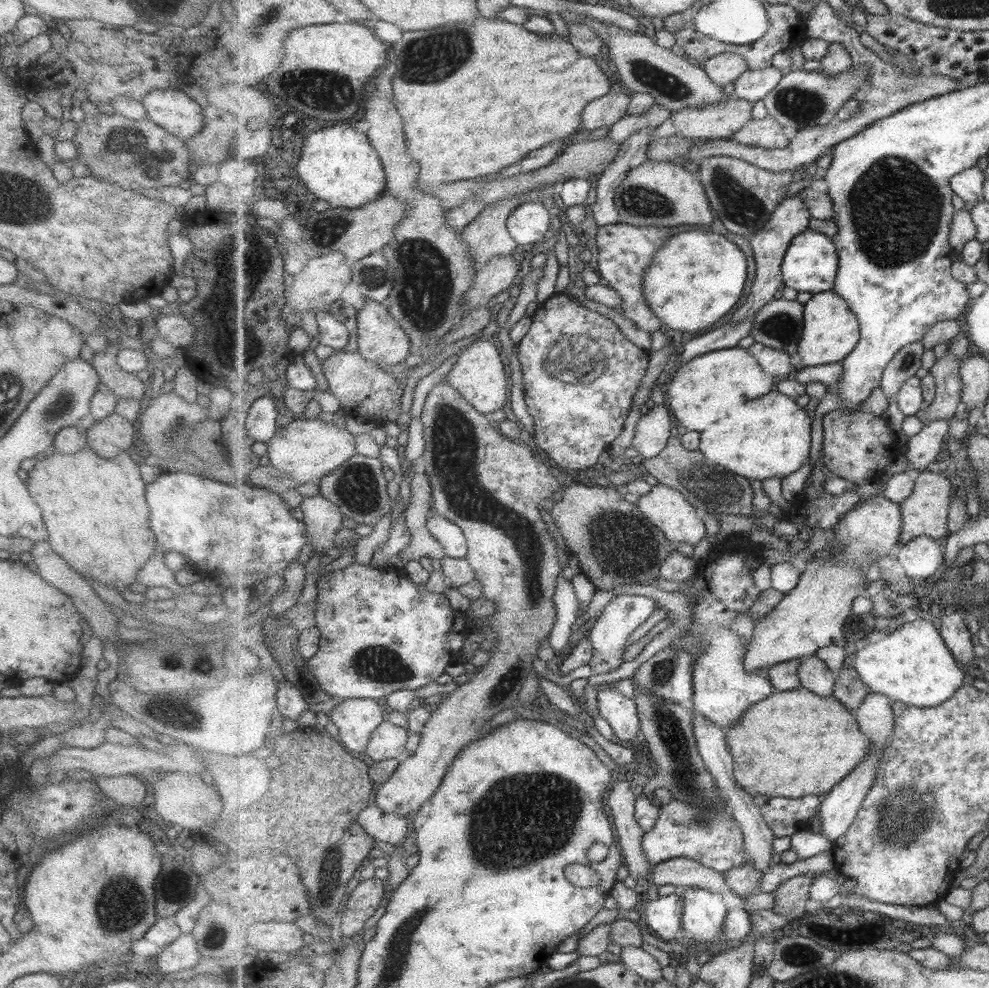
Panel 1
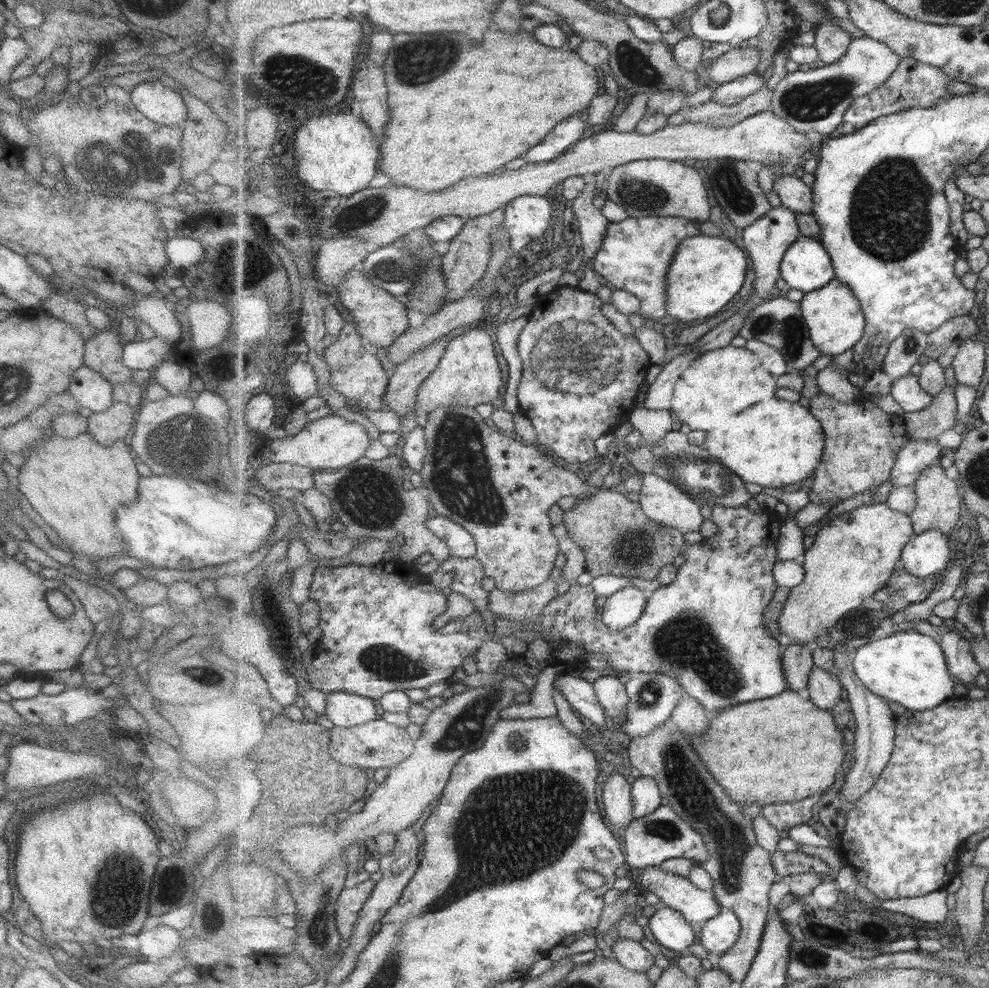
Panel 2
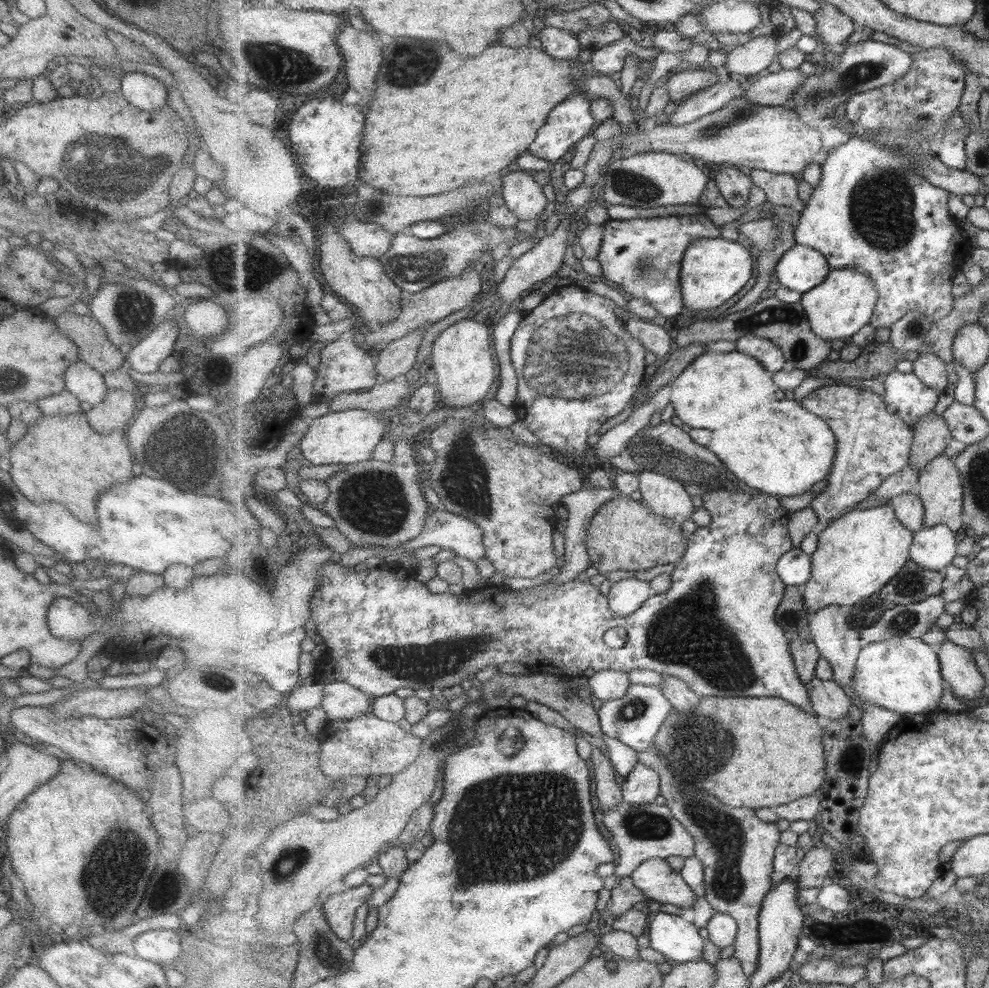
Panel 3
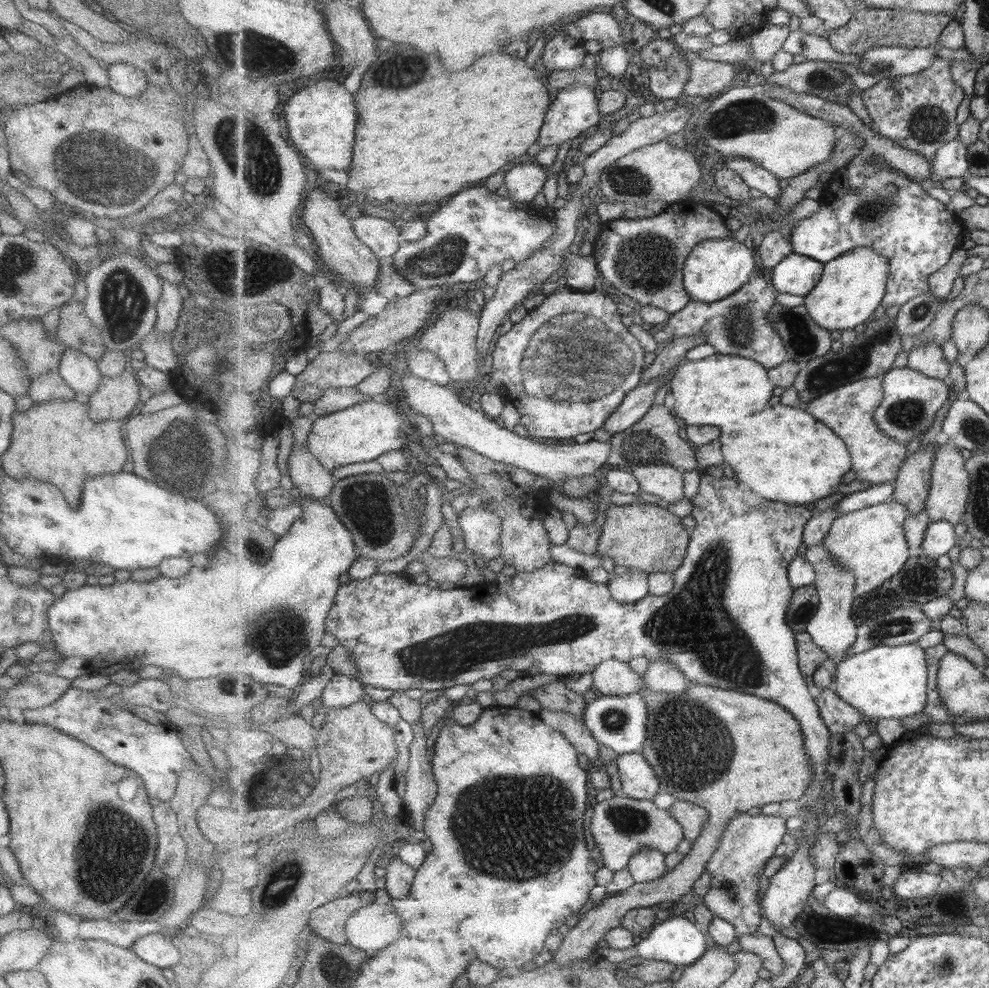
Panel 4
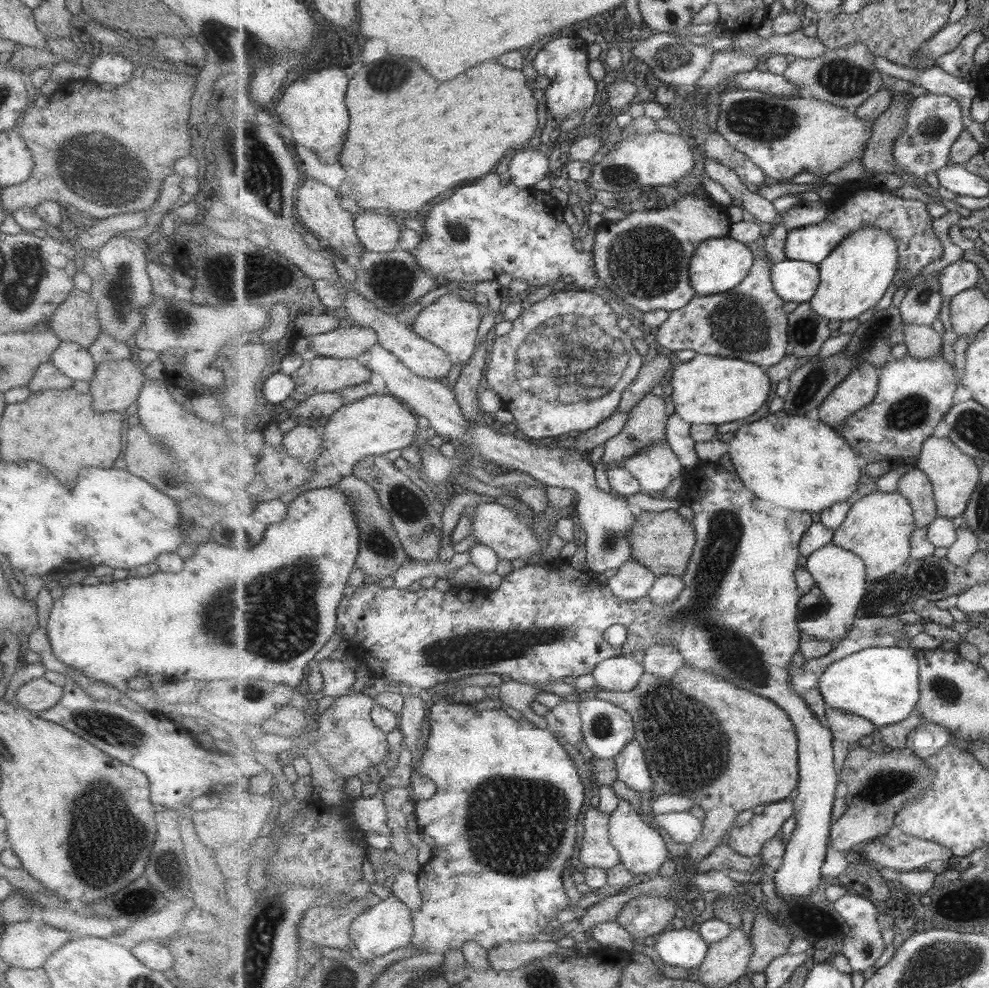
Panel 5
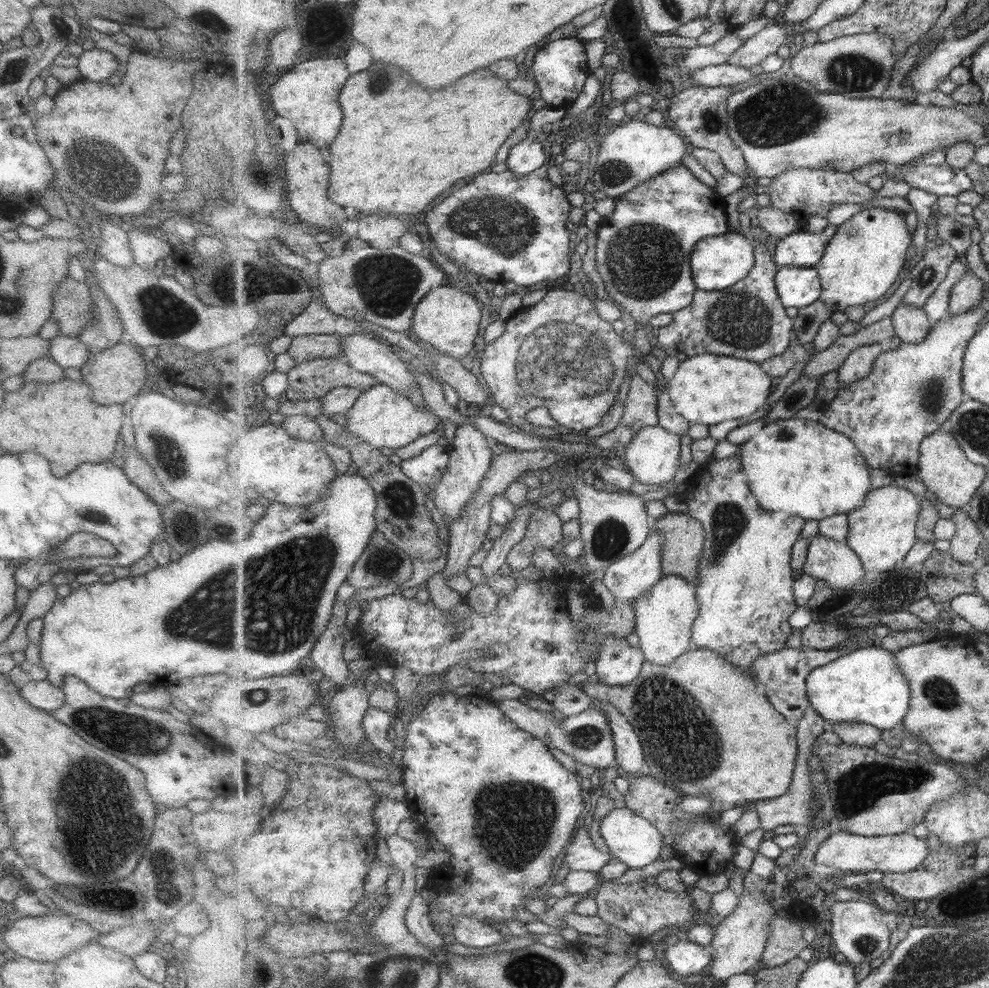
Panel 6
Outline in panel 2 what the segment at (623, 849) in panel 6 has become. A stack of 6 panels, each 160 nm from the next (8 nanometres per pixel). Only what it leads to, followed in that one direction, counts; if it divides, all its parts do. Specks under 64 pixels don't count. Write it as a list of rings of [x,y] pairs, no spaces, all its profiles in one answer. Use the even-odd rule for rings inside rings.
[[[661,865],[647,867],[640,874],[640,884],[656,895],[665,906],[683,913],[689,922],[703,924],[721,913],[712,890],[701,890],[689,877],[664,871]]]

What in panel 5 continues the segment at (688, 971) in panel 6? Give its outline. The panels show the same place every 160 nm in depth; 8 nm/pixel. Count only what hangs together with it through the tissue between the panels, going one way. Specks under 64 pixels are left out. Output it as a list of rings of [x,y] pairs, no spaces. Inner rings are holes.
[[[686,924],[681,929],[670,927],[652,947],[662,962],[687,970],[705,962],[710,945],[696,928]]]

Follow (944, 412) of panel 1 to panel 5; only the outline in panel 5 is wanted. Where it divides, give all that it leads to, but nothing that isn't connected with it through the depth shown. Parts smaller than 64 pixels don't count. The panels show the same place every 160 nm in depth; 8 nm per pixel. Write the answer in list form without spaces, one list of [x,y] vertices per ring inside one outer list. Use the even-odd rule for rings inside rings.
[[[919,467],[905,473],[898,481],[898,489],[914,506],[916,526],[928,527],[939,517],[938,506],[934,497],[934,486],[926,472]]]

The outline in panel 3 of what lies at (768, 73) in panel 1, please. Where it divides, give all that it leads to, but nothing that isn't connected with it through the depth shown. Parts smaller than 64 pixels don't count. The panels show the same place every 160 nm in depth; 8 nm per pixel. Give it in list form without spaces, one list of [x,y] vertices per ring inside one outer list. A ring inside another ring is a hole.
[[[725,77],[713,86],[699,91],[679,104],[667,123],[673,126],[683,126],[723,108],[733,97],[737,98],[745,94],[746,90],[743,90],[739,83],[741,83],[739,77]]]

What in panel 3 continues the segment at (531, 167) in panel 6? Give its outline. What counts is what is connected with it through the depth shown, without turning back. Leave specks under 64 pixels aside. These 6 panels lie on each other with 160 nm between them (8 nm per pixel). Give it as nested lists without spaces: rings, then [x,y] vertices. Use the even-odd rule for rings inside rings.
[[[513,168],[504,173],[501,194],[507,208],[519,221],[536,219],[539,222],[539,216],[547,206],[542,185],[531,176],[531,172]]]

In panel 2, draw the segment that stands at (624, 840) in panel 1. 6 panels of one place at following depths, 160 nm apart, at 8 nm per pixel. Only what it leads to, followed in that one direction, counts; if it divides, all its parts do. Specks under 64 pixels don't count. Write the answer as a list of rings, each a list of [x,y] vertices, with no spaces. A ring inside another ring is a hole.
[[[612,773],[602,787],[604,812],[610,823],[618,826],[621,834],[634,819],[632,813],[632,784],[623,774]]]

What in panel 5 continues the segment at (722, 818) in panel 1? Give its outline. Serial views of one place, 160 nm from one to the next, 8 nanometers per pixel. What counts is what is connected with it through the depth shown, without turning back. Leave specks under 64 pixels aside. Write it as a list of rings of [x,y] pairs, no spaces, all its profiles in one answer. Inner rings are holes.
[[[590,807],[583,817],[583,844],[578,852],[578,859],[589,868],[610,869],[621,863],[619,851],[610,839],[610,816],[612,812],[601,812],[599,807]]]

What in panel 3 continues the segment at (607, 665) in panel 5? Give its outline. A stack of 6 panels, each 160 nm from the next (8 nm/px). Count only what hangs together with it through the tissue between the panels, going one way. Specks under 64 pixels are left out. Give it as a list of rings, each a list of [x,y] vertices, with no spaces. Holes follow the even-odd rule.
[[[605,670],[596,672],[589,678],[588,686],[600,704],[611,702],[611,700],[619,700],[619,698],[626,696],[631,687],[631,680],[629,680],[628,672]]]

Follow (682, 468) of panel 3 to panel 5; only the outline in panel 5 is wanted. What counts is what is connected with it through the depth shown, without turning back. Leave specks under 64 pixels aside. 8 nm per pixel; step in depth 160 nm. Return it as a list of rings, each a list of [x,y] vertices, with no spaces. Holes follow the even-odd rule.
[[[646,394],[644,399],[630,410],[626,427],[623,428],[621,434],[617,434],[615,438],[611,438],[604,445],[605,450],[601,462],[606,464],[609,462],[619,462],[619,460],[625,461],[630,459],[631,456],[635,456],[638,452],[644,451],[647,447],[653,446],[653,444],[667,442],[667,421],[668,415],[665,400],[655,396],[655,394]]]

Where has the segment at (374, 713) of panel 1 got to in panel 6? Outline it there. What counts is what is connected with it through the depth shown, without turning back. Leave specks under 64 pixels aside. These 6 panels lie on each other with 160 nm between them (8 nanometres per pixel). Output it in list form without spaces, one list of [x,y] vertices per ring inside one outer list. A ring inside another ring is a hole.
[[[337,601],[332,614],[327,630],[309,657],[315,668],[331,678],[331,682],[343,686],[350,672],[344,658],[346,642],[343,640],[343,632],[347,630],[347,601]]]

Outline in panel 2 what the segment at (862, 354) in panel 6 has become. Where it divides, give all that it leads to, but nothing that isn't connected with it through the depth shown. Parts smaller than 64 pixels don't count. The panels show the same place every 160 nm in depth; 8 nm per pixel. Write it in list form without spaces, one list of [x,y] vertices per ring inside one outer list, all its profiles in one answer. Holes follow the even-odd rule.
[[[820,390],[810,399],[809,409],[826,434],[826,452],[811,486],[814,501],[849,500],[855,494],[890,480],[899,453],[911,439],[903,422],[904,416],[889,414],[870,399],[867,402],[837,401]]]

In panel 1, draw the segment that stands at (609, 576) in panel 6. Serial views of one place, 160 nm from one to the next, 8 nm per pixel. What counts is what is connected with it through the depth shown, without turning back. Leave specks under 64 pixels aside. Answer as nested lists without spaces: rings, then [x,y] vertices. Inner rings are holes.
[[[632,594],[616,595],[604,607],[602,615],[595,620],[590,632],[593,656],[587,665],[575,669],[569,673],[572,680],[577,678],[591,678],[595,674],[605,674],[620,668],[623,664],[623,654],[627,652],[627,640],[643,622],[649,620],[649,616],[655,612],[656,604],[648,596]]]

